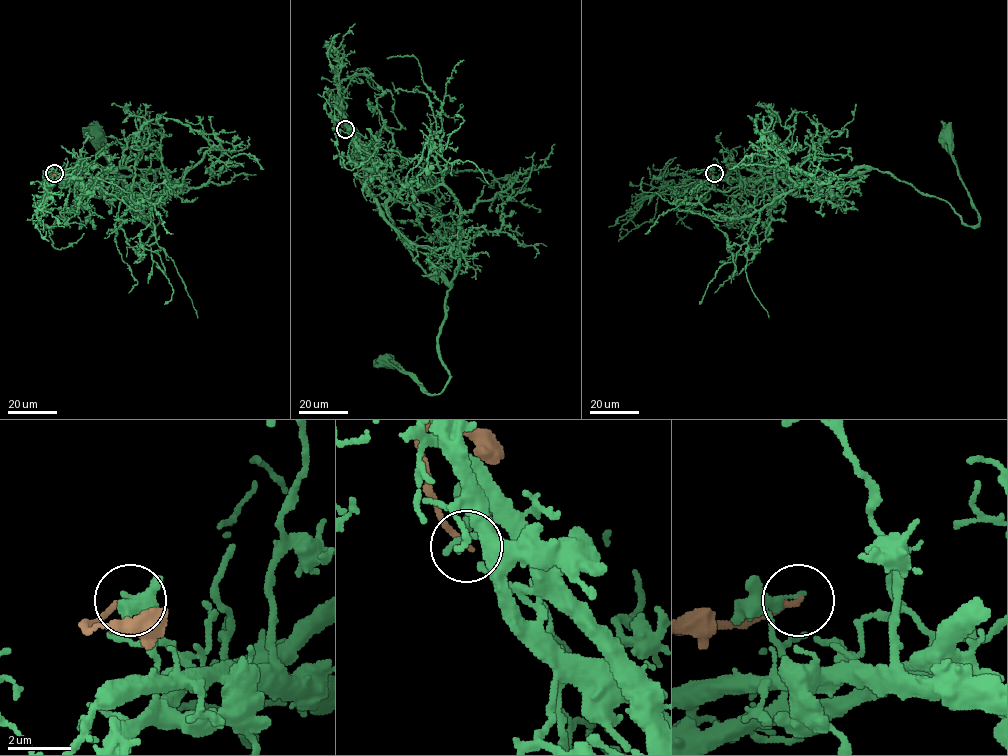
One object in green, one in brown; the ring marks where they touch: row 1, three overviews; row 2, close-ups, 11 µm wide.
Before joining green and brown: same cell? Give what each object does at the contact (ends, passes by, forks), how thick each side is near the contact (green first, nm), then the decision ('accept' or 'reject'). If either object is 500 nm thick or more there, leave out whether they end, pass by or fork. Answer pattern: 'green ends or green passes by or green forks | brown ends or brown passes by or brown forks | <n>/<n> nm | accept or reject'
green ends | brown ends | 260/180 nm | reject

